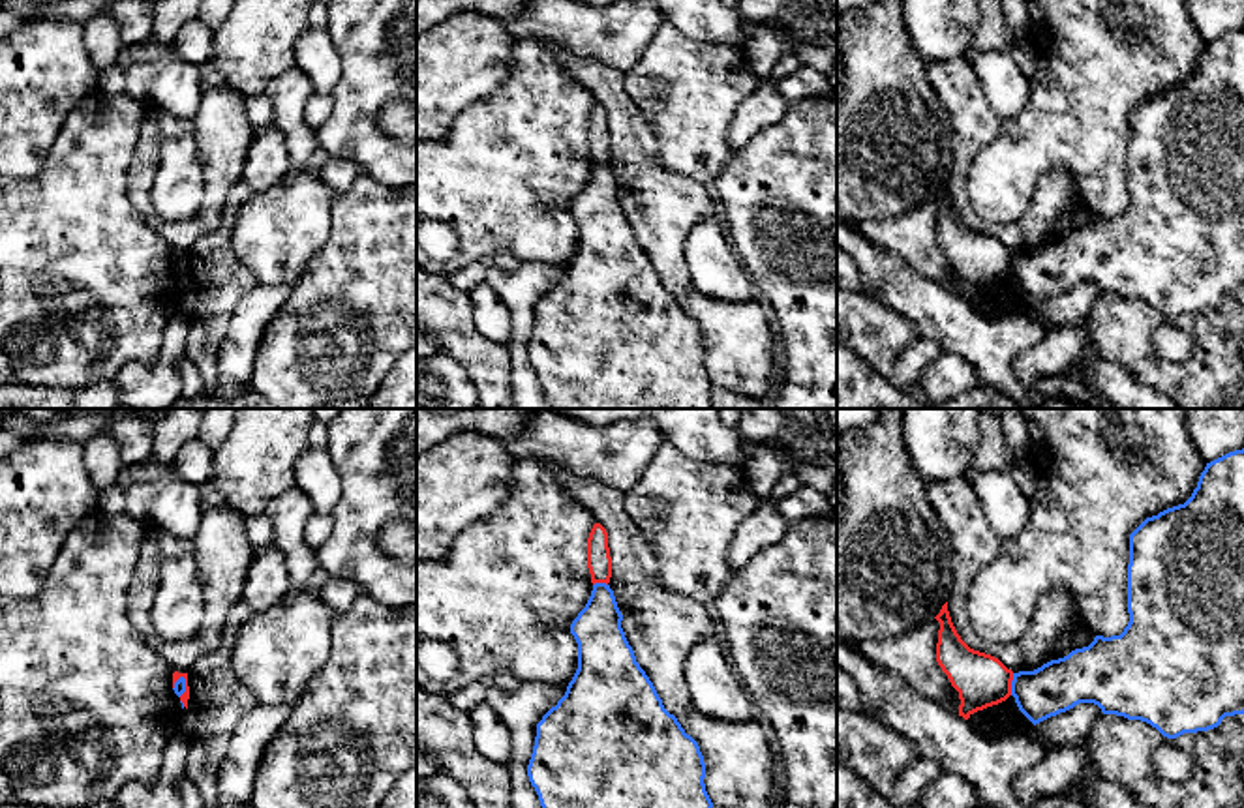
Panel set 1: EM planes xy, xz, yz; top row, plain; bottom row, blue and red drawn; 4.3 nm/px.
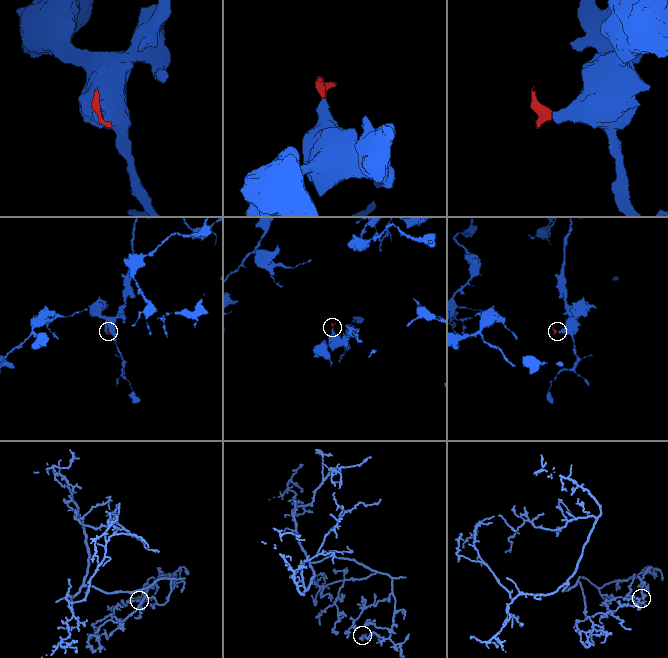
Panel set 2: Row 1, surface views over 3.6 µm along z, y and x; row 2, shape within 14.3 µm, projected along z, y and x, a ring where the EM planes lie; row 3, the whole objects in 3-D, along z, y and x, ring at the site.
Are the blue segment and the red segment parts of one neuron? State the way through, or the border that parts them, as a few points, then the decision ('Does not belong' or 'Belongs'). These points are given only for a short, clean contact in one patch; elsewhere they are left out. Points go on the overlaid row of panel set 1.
Boundary: yz (1014, 673), (1010, 694). Does not belong

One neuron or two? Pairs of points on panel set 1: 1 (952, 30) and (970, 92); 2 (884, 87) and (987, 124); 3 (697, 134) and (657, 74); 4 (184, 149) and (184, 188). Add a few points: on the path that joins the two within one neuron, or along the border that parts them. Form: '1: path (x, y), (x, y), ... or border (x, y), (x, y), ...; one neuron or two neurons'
1: border (969, 53), (925, 60); two neurons
2: border (925, 70), (927, 83), (948, 117), (954, 152); two neurons
3: path (691, 119), (691, 107), (672, 89); one neuron
4: path (182, 158), (182, 179); one neuron

